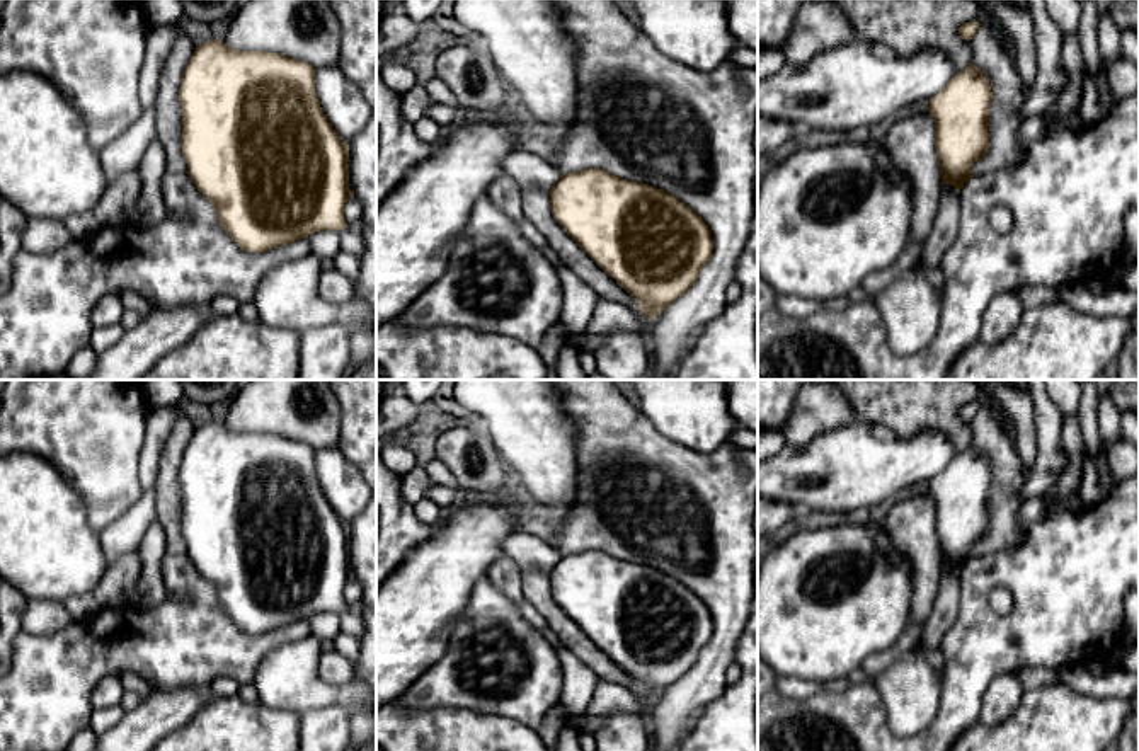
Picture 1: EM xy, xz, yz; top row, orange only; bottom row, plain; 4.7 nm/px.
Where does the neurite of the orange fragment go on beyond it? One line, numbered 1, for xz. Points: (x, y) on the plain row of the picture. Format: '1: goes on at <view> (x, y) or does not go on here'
1: does not go on here

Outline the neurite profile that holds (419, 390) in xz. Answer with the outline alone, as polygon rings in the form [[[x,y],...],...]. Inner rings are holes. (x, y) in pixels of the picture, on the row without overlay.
[[[402,380],[402,385],[409,398],[414,404],[422,405],[427,400],[434,400],[443,381],[444,380]]]

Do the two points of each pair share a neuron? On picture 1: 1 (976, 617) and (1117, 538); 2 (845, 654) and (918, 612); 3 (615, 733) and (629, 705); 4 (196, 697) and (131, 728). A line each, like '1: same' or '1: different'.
1: same
2: different
3: different
4: same

